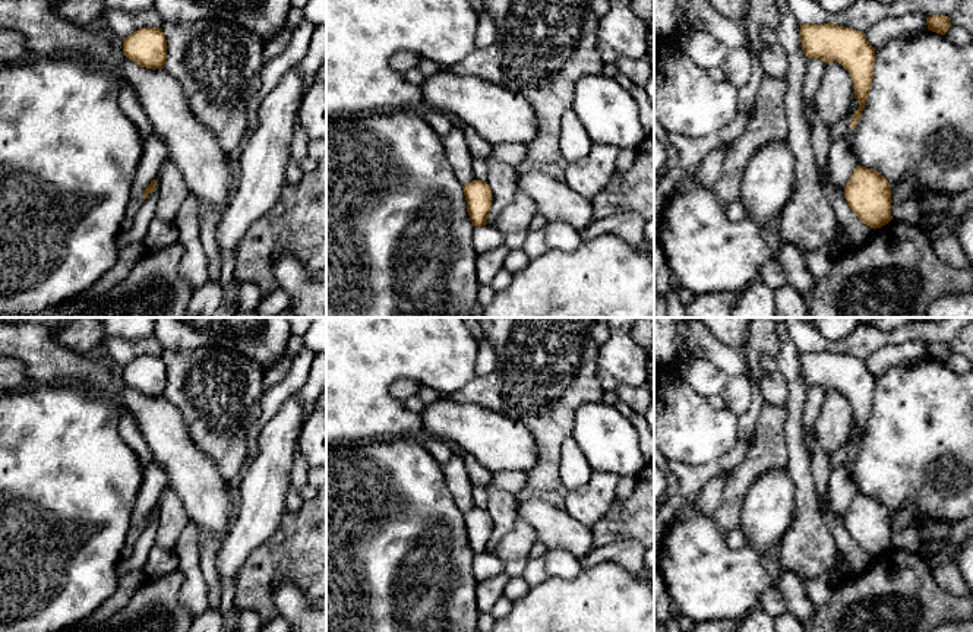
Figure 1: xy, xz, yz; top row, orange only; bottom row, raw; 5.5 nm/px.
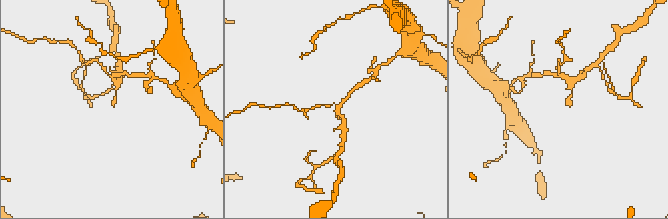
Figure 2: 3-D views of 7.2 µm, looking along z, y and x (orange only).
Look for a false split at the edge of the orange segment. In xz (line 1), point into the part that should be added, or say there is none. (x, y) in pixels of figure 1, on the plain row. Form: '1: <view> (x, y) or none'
1: none

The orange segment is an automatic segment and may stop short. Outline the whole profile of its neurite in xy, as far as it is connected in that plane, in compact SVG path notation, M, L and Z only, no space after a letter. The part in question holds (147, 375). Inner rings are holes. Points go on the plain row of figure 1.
M140 356L123 367L123 382L146 396L164 396L167 367L161 356Z

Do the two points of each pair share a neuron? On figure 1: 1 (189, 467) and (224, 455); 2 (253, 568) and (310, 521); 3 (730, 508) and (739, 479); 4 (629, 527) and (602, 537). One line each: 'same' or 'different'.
1: different
2: same
3: same
4: same

